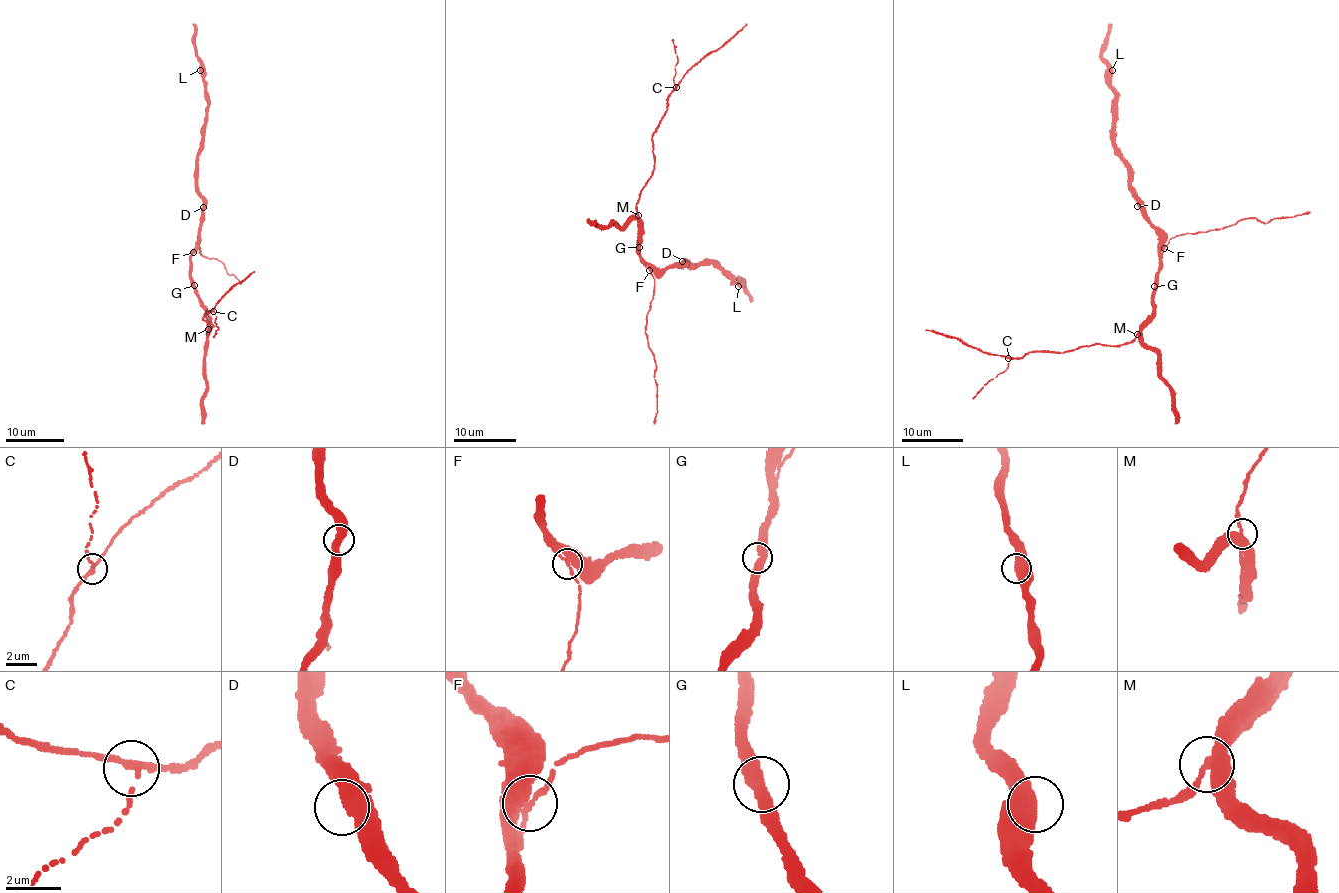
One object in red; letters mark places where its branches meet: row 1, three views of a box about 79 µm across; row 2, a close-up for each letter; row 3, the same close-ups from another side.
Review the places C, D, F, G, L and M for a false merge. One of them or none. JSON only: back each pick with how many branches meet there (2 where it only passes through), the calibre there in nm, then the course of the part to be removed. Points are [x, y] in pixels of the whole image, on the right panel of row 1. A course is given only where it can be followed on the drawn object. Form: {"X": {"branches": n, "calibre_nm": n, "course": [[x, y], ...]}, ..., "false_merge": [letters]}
{"false_merge": []}

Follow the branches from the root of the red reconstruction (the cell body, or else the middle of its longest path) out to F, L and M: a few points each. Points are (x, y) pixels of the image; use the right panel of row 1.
F: (1156, 287), (1160, 252), (1164, 247)
L: (1156, 287), (1159, 230), (1146, 215), (1144, 205), (1130, 184), (1130, 164), (1123, 157), (1112, 135), (1112, 70)
M: (1156, 287), (1152, 320), (1137, 334)

